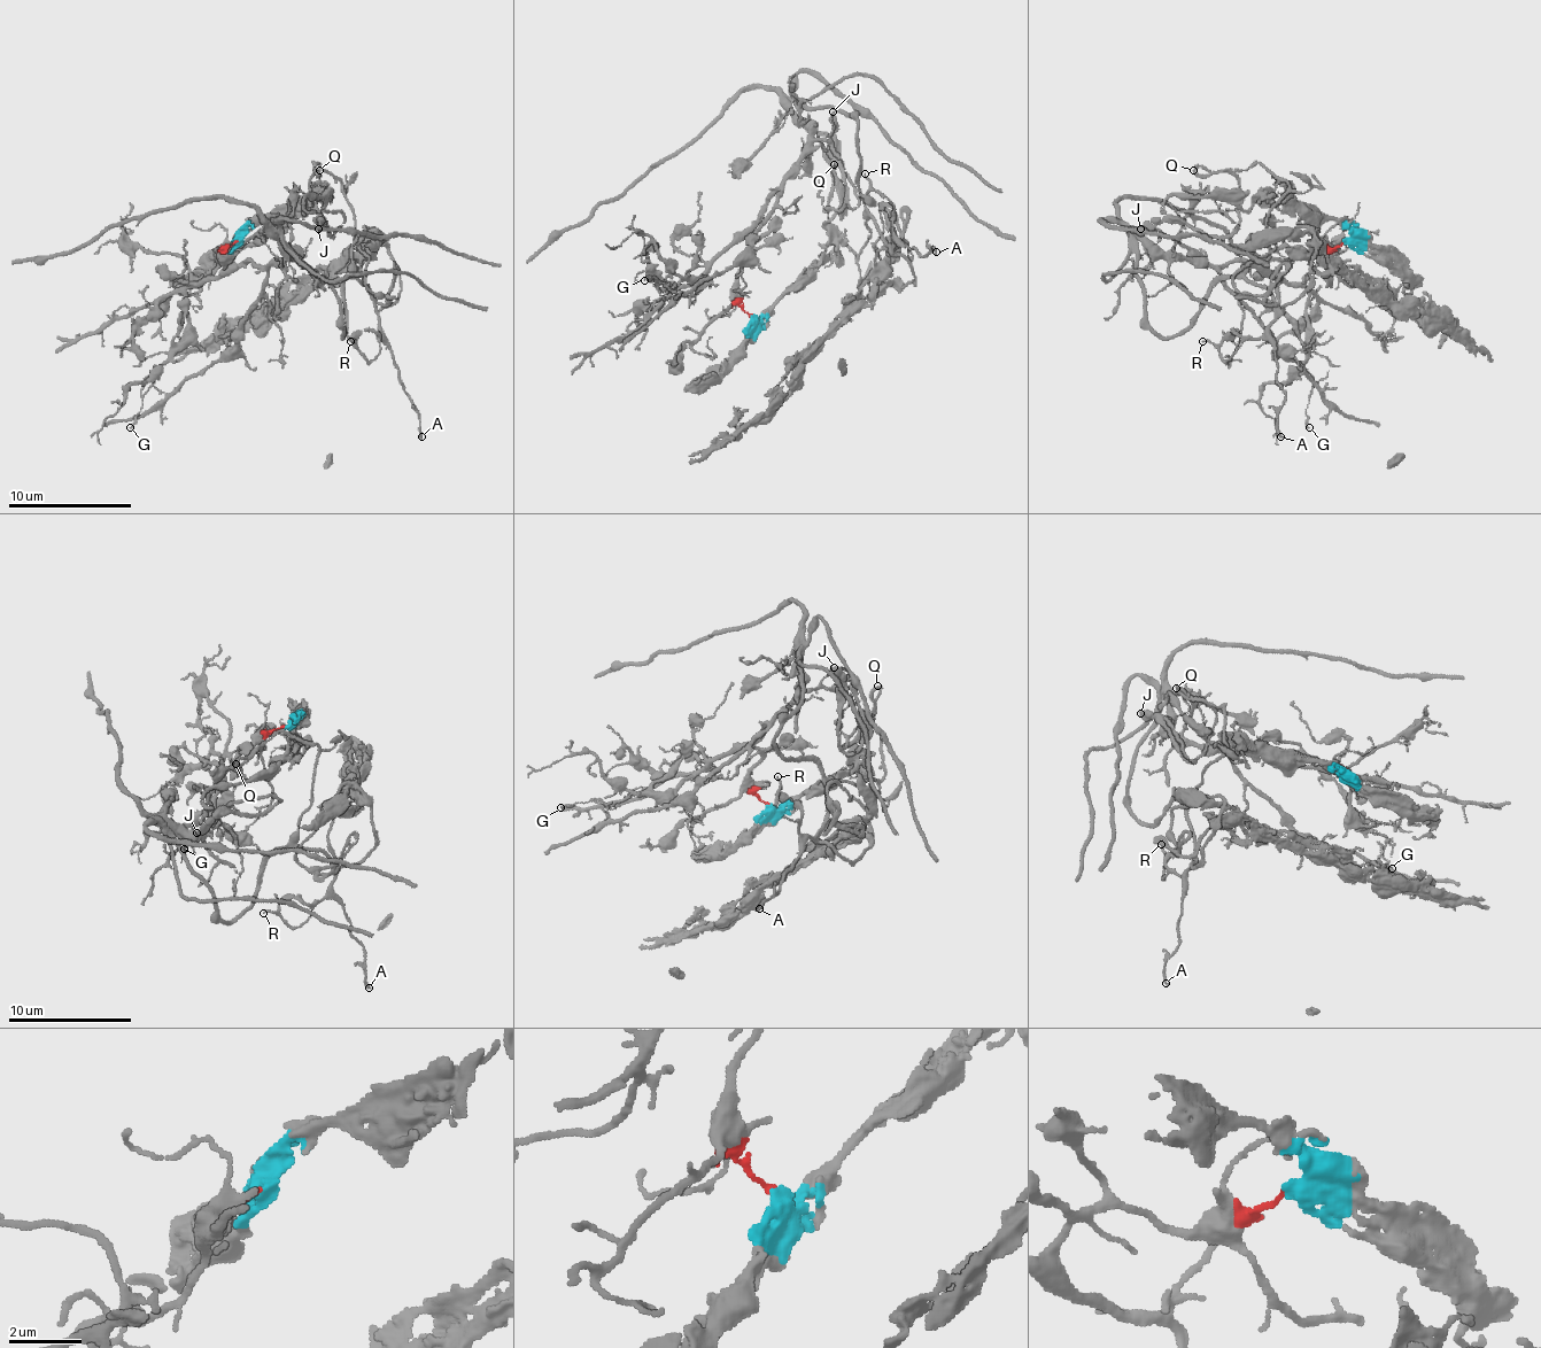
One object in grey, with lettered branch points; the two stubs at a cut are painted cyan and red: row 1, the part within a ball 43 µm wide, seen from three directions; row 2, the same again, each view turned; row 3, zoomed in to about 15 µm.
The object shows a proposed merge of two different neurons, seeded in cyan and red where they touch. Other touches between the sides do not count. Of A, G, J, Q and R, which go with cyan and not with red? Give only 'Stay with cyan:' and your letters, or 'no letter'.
Stay with cyan: A, J, Q, R

